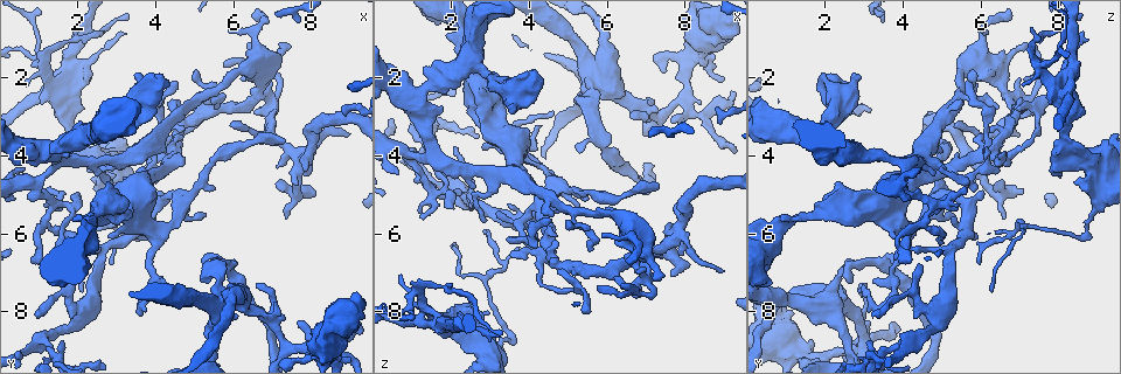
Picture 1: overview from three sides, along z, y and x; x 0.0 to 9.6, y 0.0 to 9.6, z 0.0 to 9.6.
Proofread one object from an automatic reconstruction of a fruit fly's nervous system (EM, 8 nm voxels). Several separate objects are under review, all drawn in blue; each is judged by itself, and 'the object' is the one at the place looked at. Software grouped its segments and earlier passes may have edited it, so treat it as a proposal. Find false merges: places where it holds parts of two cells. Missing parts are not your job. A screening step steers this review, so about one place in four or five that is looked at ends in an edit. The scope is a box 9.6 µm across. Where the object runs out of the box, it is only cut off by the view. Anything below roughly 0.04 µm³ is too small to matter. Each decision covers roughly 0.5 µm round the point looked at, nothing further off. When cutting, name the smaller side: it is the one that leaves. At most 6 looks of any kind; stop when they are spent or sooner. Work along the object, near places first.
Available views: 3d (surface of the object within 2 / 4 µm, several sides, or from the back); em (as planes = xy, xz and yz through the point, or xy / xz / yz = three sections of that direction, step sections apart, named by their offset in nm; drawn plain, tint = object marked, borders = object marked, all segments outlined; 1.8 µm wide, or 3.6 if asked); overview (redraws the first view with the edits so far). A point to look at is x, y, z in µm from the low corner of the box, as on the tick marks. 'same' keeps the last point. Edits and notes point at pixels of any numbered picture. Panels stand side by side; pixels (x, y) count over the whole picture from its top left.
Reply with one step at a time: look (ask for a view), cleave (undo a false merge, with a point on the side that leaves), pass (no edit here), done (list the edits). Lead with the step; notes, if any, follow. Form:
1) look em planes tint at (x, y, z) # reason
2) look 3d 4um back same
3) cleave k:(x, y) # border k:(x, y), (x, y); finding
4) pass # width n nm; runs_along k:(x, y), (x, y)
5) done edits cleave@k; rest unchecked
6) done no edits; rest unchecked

look 3d 2um at (1.65, 2.00, 8.25) # a fork

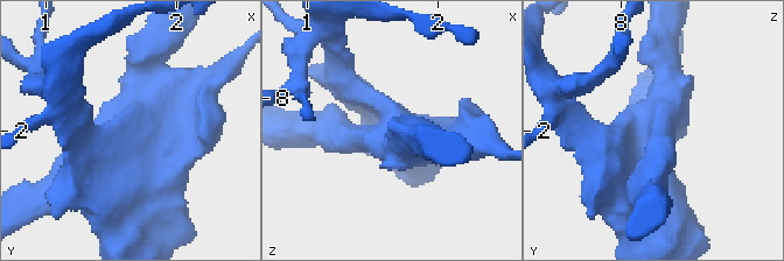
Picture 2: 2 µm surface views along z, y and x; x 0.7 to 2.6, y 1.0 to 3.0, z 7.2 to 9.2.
look em yz step 16 tint at (1.72, 2.00, 8.24) # now the EM

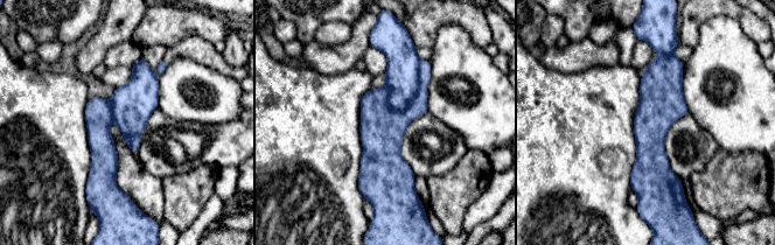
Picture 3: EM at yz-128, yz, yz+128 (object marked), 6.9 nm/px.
cleave 3:(402, 76) # border 3:(419, 61), (416, 93), (391, 110); a second cell is stuck on

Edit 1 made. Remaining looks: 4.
look overview # redraw

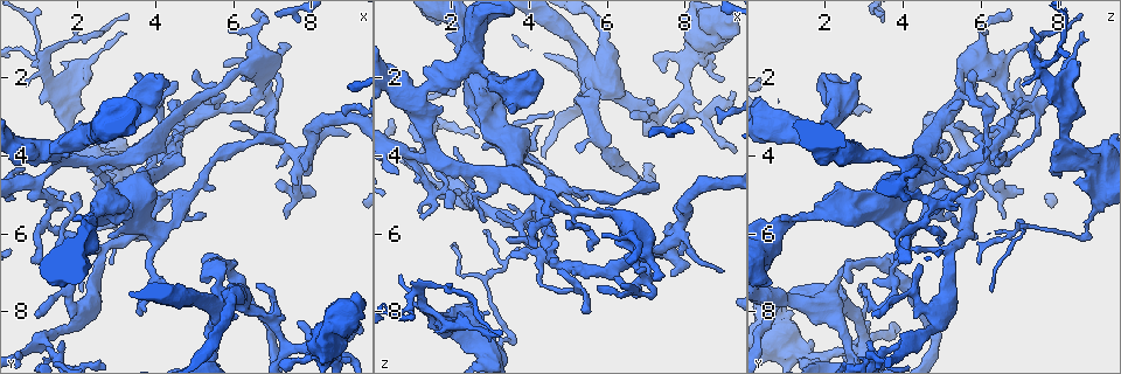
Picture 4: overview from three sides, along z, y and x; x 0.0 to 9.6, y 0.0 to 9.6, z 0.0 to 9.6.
look em planes plain at (4.50, 3.90, 6.15) # three-way junction

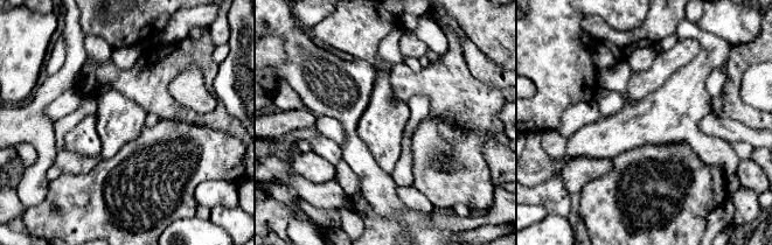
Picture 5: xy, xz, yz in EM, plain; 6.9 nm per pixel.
look em planes tint same # with the object marked

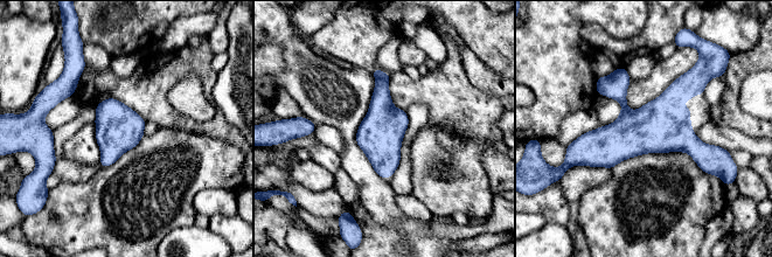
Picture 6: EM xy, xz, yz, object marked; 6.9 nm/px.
pass # width 320 nm; one cell here

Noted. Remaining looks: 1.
done edits cleave@3; rest unchecked

